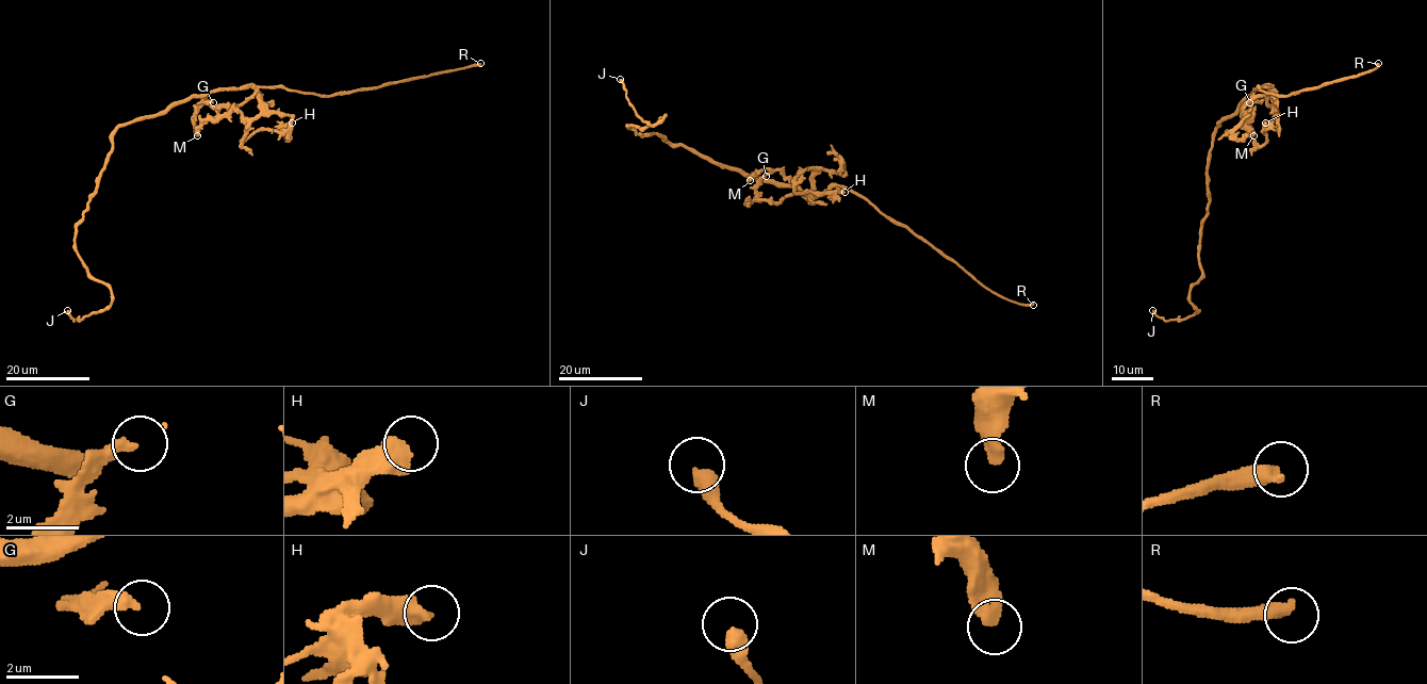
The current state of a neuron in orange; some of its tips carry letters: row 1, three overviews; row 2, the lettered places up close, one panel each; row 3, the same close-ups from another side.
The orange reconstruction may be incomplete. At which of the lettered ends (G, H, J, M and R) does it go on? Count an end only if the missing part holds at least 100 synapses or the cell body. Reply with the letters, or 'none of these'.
R

